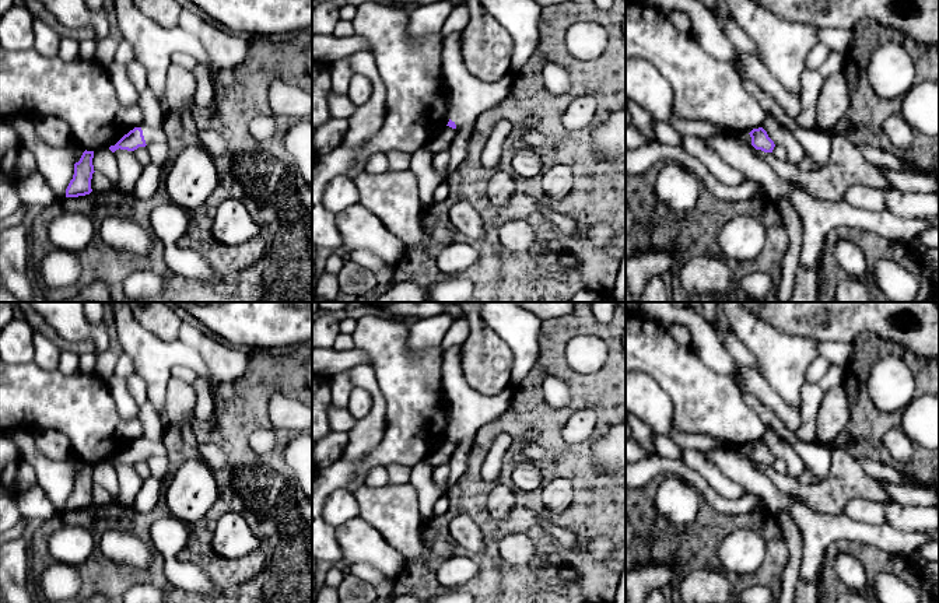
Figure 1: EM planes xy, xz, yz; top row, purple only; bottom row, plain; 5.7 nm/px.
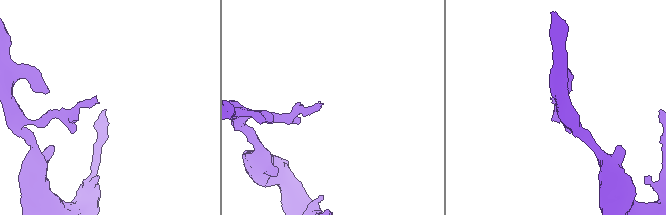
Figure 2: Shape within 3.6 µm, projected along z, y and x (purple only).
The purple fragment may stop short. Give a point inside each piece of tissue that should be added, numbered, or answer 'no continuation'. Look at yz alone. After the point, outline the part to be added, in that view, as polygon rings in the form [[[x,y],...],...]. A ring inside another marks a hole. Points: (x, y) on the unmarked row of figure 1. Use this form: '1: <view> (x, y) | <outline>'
1: yz (644, 398) | [[[626,371],[626,413],[634,414],[652,428],[655,434],[669,437],[682,449],[694,449],[707,453],[723,448],[736,451],[751,457],[750,445],[725,445],[711,435],[694,435],[679,432],[673,428],[670,418],[669,396],[658,382],[645,372]]]

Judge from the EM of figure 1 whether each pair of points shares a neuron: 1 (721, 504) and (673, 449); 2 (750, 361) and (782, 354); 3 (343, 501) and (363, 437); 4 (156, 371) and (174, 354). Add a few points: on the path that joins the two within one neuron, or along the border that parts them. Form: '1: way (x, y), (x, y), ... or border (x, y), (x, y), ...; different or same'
1: border (654, 453), (680, 460); different
2: border (735, 335), (754, 356), (759, 370); different
3: border (344, 487), (335, 488), (326, 498); different
4: way (160, 367), (170, 357); same

